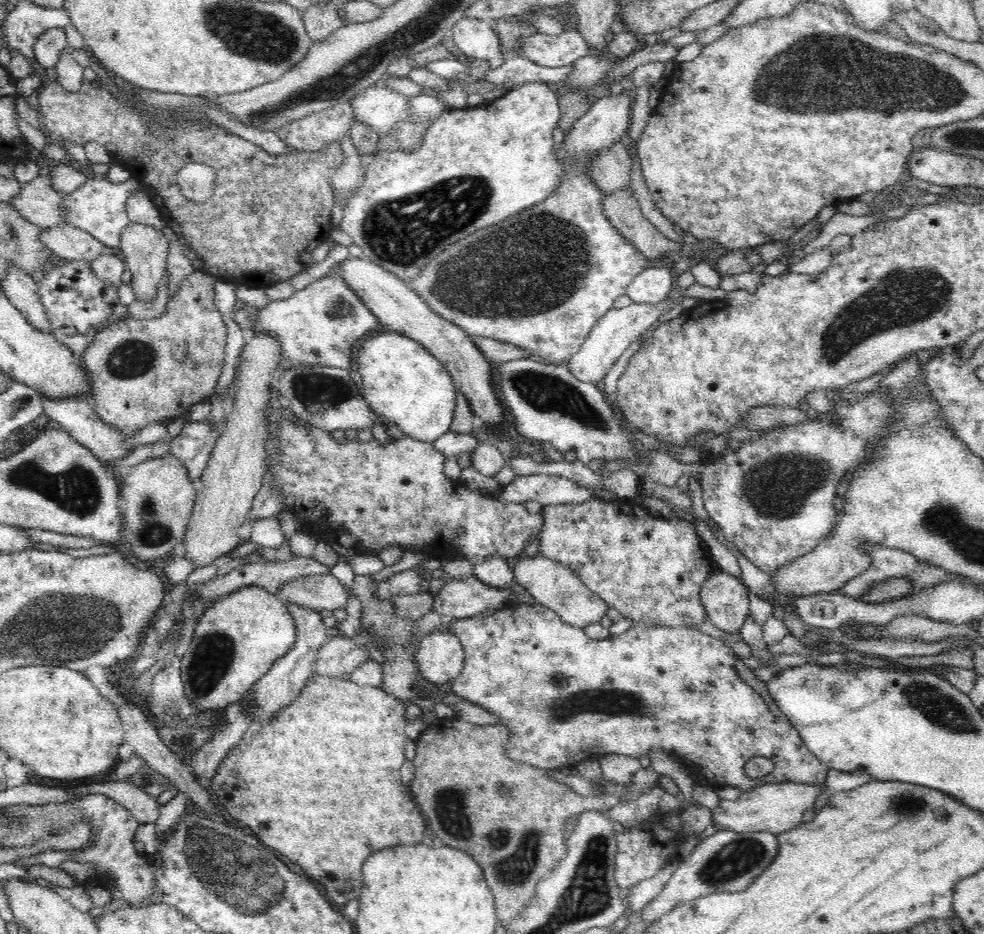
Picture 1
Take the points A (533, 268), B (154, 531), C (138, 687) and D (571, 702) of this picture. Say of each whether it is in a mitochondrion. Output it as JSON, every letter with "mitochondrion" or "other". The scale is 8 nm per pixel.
{"A":"mitochondrion","B":"mitochondrion","C":"other","D":"mitochondrion"}

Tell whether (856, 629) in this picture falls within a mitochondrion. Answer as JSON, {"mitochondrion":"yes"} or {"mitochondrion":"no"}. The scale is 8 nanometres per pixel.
{"mitochondrion":"no"}

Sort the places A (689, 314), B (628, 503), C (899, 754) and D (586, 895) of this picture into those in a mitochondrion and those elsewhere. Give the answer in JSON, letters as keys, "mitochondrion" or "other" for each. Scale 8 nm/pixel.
{"A":"other","B":"other","C":"other","D":"mitochondrion"}

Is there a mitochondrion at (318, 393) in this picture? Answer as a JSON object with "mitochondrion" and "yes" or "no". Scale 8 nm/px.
{"mitochondrion":"yes"}

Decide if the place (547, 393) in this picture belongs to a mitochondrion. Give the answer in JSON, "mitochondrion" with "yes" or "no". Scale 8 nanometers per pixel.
{"mitochondrion":"yes"}

